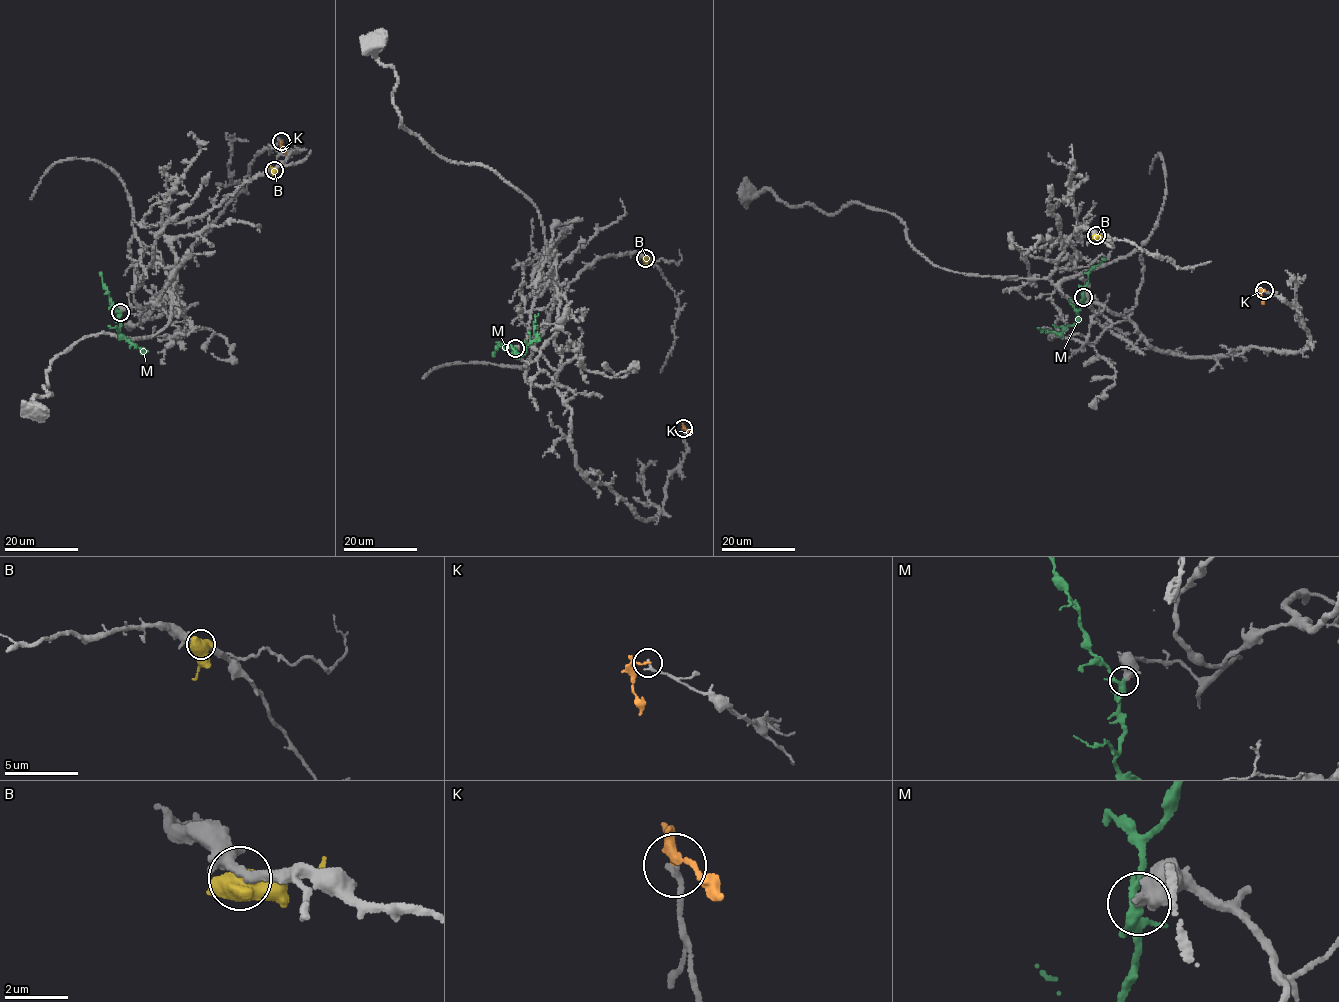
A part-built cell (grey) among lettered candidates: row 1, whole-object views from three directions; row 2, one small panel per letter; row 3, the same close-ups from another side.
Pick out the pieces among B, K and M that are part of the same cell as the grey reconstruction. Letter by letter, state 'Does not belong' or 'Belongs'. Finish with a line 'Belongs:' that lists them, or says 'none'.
B: Does not belong
K: Does not belong
M: Belongs
Belongs: M

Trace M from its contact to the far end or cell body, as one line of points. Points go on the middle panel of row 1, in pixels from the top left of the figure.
M: (515, 348), (515, 354), (523, 354), (537, 336), (533, 323), (538, 314)

